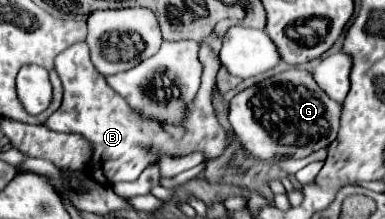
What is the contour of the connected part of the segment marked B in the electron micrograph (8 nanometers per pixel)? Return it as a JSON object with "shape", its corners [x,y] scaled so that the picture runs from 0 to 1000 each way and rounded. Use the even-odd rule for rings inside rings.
{"shape":[[[218,192],[182,210],[161,247],[145,256],[145,329],[161,365],[166,393],[166,447],[161,484],[119,548],[119,584],[140,603],[197,603],[213,612],[234,658],[239,658],[239,731],[229,749],[229,795],[260,831],[260,840],[301,840],[301,831],[348,831],[369,795],[369,776],[405,740],[410,694],[431,694],[442,712],[478,712],[494,694],[530,694],[535,731],[566,721],[566,703],[582,694],[587,676],[587,603],[566,566],[556,502],[551,502],[551,393],[561,374],[561,338],[571,320],[571,265],[551,228],[545,201],[525,201],[519,219],[519,274],[530,292],[530,338],[525,338],[525,393],[509,429],[504,475],[494,484],[473,584],[447,575],[426,584],[405,557],[379,557],[358,530],[358,511],[338,502],[327,457],[286,393],[275,393],[275,365],[255,320],[244,311],[234,274],[234,228]],[[374,667],[395,667],[395,694],[379,694]]]}

